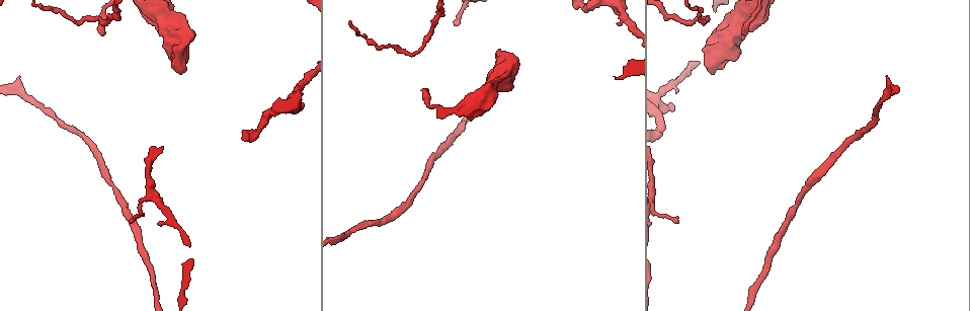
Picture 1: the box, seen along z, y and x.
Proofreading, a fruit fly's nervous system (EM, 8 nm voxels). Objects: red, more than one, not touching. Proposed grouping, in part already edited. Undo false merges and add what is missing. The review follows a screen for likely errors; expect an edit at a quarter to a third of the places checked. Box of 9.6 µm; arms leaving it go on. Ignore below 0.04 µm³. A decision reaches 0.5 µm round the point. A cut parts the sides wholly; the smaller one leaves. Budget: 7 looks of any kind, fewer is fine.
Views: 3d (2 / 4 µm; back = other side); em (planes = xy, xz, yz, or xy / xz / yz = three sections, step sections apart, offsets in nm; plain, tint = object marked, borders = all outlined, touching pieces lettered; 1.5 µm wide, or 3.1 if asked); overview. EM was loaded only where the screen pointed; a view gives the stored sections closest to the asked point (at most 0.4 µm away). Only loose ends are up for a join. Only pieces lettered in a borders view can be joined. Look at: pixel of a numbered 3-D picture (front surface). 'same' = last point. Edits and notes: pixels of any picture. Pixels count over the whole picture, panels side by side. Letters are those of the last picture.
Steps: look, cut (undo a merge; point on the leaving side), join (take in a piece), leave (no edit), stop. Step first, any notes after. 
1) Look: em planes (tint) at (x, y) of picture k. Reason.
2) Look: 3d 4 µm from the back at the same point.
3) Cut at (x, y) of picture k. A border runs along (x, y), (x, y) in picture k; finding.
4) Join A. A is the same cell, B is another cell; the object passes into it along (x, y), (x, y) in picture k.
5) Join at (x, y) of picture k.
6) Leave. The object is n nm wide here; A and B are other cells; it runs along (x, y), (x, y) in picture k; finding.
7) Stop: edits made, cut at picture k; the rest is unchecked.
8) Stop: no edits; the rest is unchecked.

Look: em xy step 4 (borders) at (423, 88) of picture 1. Free end.

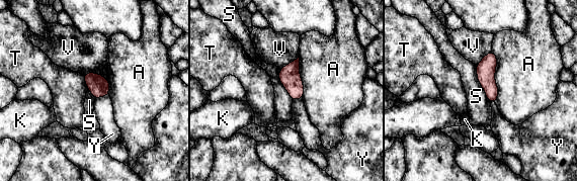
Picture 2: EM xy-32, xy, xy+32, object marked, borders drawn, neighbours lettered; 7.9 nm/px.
Leave. A, K, S, T, V and Y are other cells; a border runs along (82, 75), (88, 89) in picture 2; no lettered piece goes on from it.

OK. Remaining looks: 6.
Look: 3d 4 µm at (19, 76) of picture 1.

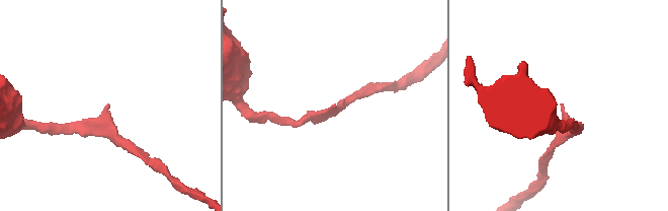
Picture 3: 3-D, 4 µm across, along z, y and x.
Look: em planes (borders) at (561, 103) of picture 3.

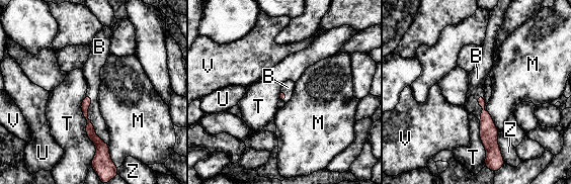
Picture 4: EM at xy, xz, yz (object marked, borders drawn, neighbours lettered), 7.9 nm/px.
Join B. B is the same cell, M, T, U, V and Z are other cells; the object passes into it along (101, 148), (88, 119), (94, 114) in picture 4; the neuron continues.

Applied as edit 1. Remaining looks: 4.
Look: overview. Redraw.

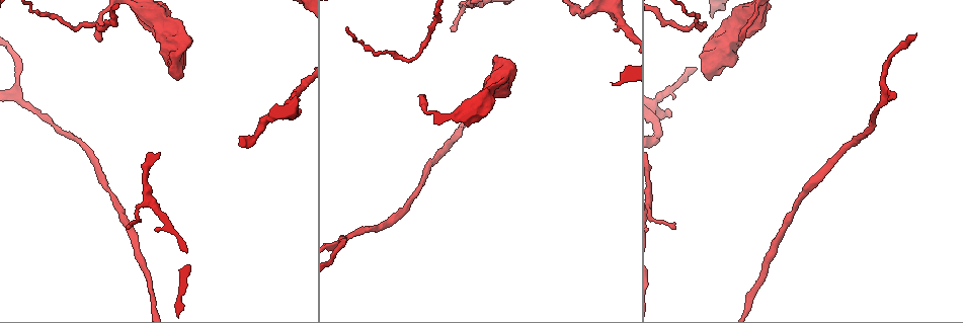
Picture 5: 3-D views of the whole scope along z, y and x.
Look: 3d 4 µm from the back at (618, 18) of picture 5. Sudden change in width.

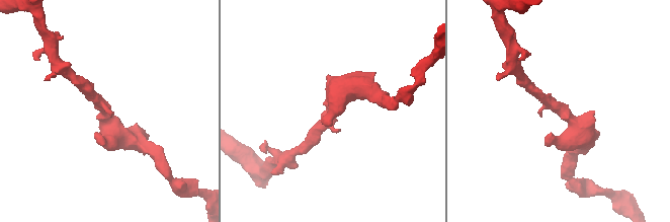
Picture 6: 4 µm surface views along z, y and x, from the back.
Look: em xy step 8 (tint) at (328, 109) of picture 6. The arms are 180, 480 nm wide.

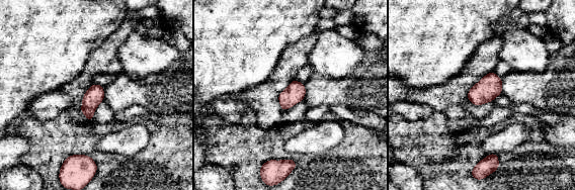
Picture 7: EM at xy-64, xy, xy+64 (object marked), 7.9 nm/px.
Look: em xy step 8 (borders) at the same point.

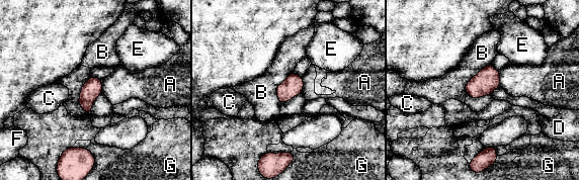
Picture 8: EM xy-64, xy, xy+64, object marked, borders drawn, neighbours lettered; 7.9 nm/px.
Leave. The object is 150 nm wide here; A, B, C, D, E, F and G are other cells; a border runs along (303, 77), (303, 90), (301, 92) in picture 8; one neuron here.

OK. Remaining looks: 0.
Stop: edits made, join at picture 4; the rest is unchecked.

